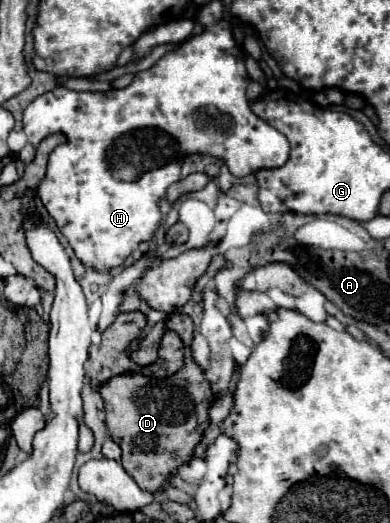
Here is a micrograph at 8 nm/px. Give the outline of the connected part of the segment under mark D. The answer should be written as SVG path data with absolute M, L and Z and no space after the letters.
M181 311L169 313L137 343L129 357L139 365L149 365L149 353L157 353L165 331L175 331L185 347L185 363L175 375L167 379L151 379L141 373L123 373L101 385L101 397L105 401L103 411L107 415L105 423L111 439L123 449L121 463L139 487L151 493L157 493L167 479L177 475L181 465L191 461L193 449L209 425L209 409L213 403L211 385L189 351L193 339L193 321L189 315Z

